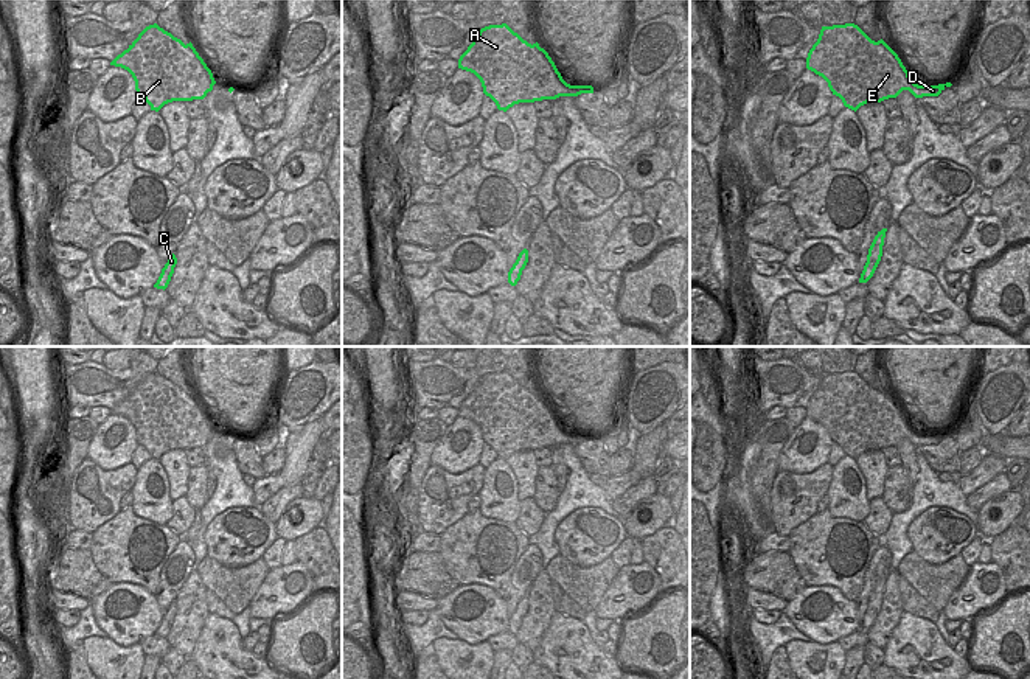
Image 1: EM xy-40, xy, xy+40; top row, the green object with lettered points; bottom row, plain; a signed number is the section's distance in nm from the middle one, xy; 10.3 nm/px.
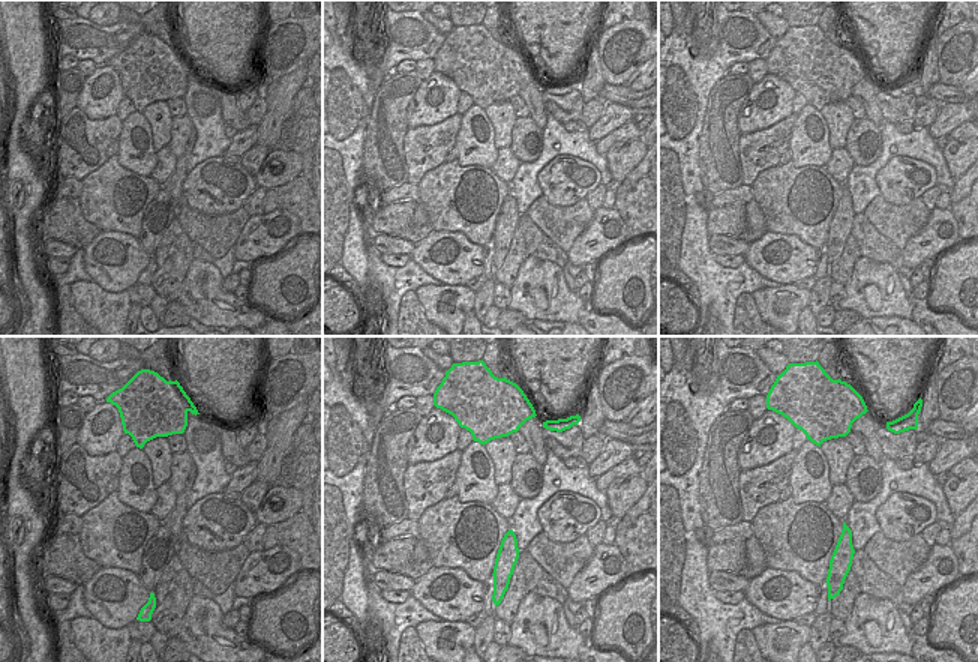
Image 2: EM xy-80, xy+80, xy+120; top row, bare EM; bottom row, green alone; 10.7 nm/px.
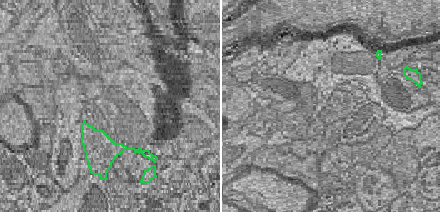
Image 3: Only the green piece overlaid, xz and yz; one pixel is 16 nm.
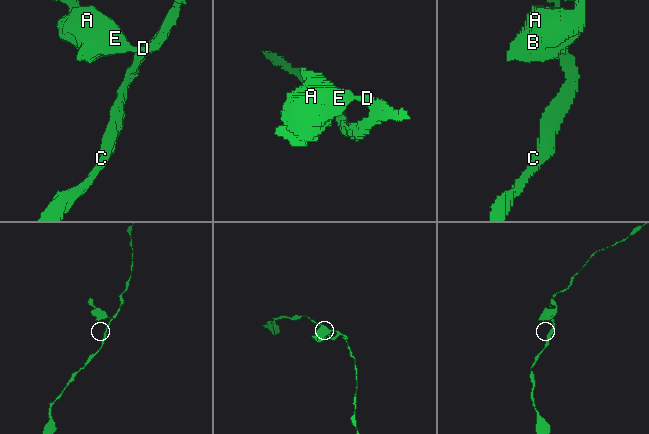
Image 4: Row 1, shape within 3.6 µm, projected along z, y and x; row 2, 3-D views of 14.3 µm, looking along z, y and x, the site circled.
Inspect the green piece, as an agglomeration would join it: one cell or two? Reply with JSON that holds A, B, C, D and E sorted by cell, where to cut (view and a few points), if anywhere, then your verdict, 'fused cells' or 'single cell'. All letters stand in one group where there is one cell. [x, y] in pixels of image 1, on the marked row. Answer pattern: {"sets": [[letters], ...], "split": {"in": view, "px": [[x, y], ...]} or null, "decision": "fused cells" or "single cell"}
{"sets": [["A", "B", "C", "D", "E"]], "split": null, "decision": "single cell"}

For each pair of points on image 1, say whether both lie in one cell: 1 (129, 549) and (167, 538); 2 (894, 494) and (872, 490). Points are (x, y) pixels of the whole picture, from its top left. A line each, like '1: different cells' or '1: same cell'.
1: same cell
2: different cells

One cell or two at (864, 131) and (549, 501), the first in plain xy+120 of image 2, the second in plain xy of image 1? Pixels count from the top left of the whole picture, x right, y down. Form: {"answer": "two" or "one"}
{"answer": "one"}

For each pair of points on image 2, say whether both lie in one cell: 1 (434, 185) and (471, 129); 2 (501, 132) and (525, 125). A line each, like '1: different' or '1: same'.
1: different
2: different

